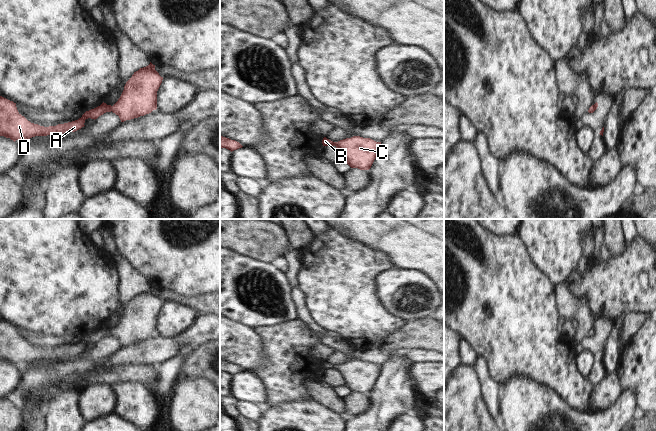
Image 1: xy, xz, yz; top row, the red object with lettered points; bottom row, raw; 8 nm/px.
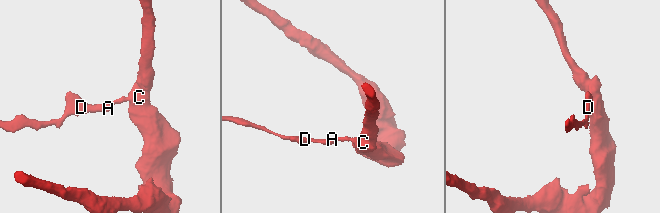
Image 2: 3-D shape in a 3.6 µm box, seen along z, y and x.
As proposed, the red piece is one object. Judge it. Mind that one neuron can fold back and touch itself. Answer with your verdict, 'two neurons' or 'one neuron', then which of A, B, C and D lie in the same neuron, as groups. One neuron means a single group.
one neuron | A B C D

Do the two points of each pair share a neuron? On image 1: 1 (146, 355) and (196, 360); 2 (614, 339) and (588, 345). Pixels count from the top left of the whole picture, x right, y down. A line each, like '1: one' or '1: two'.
1: two
2: two

